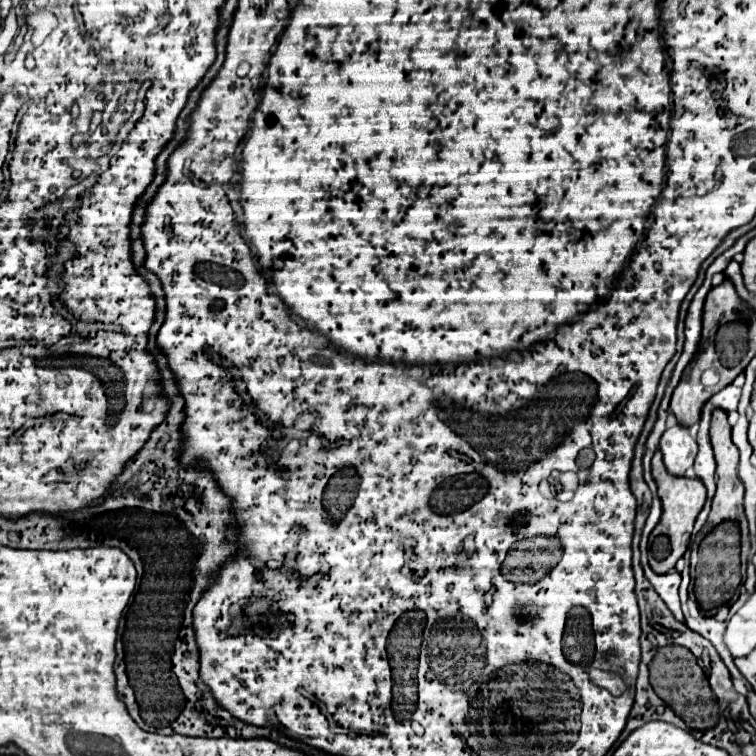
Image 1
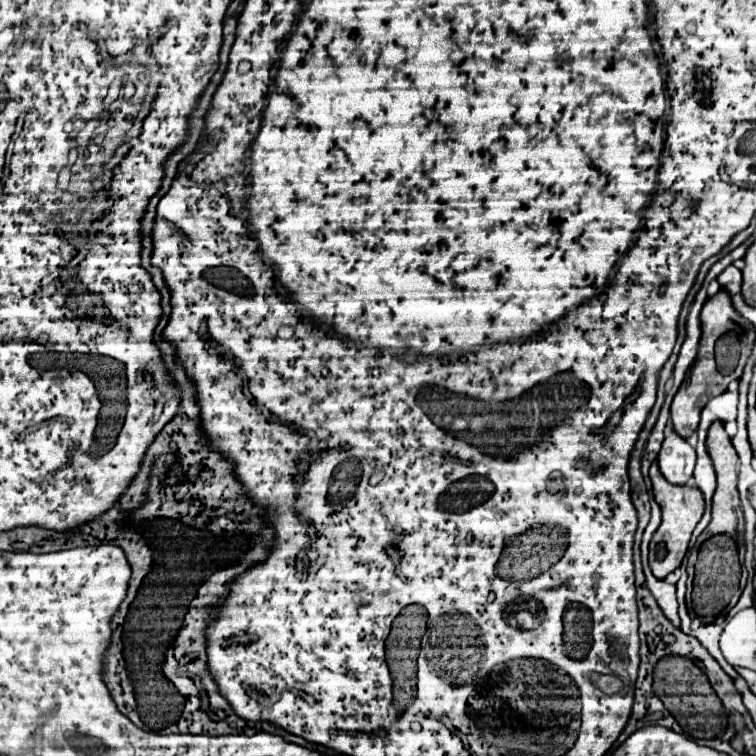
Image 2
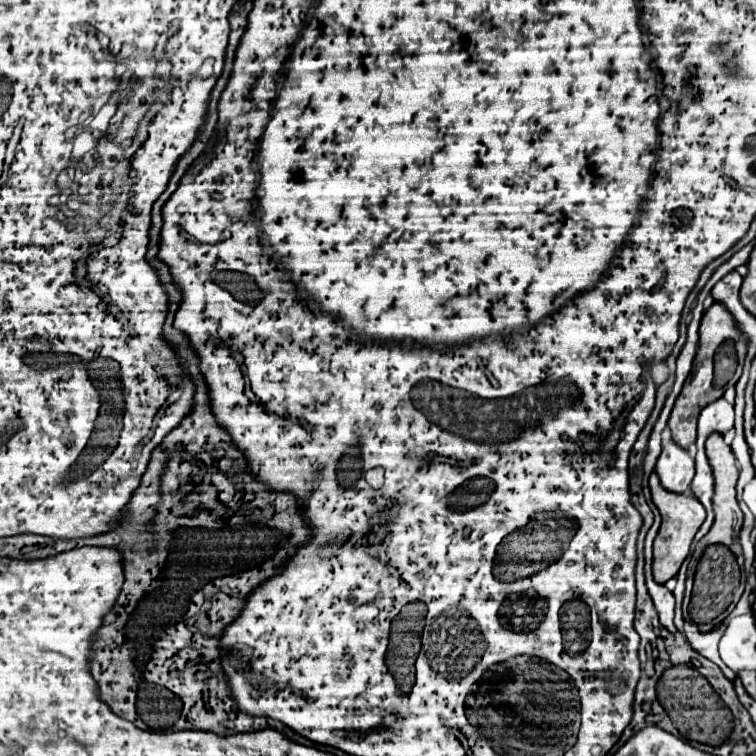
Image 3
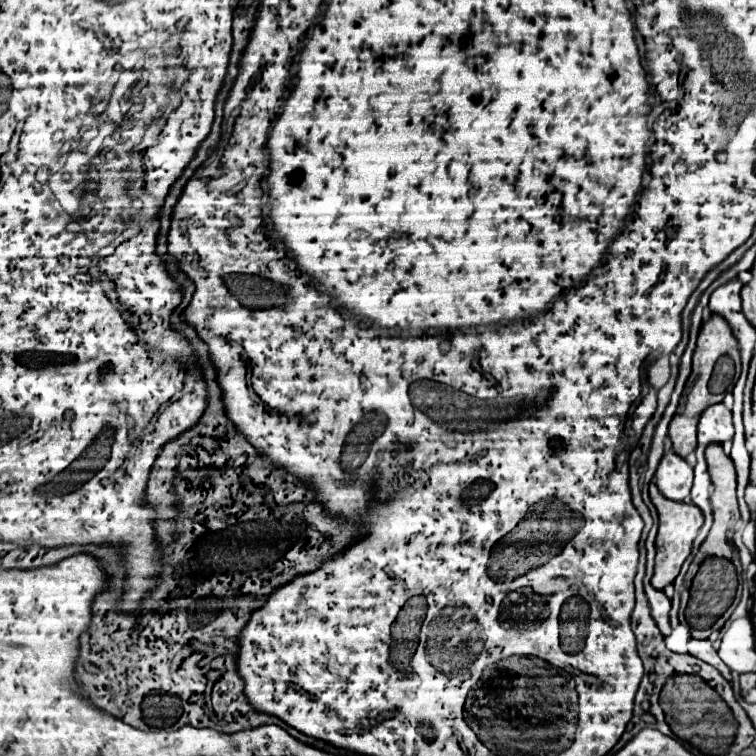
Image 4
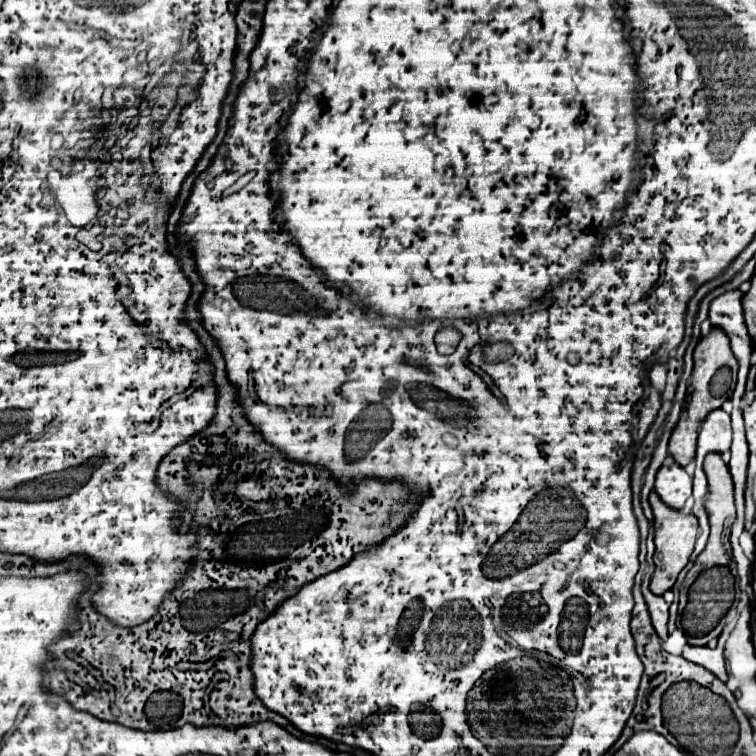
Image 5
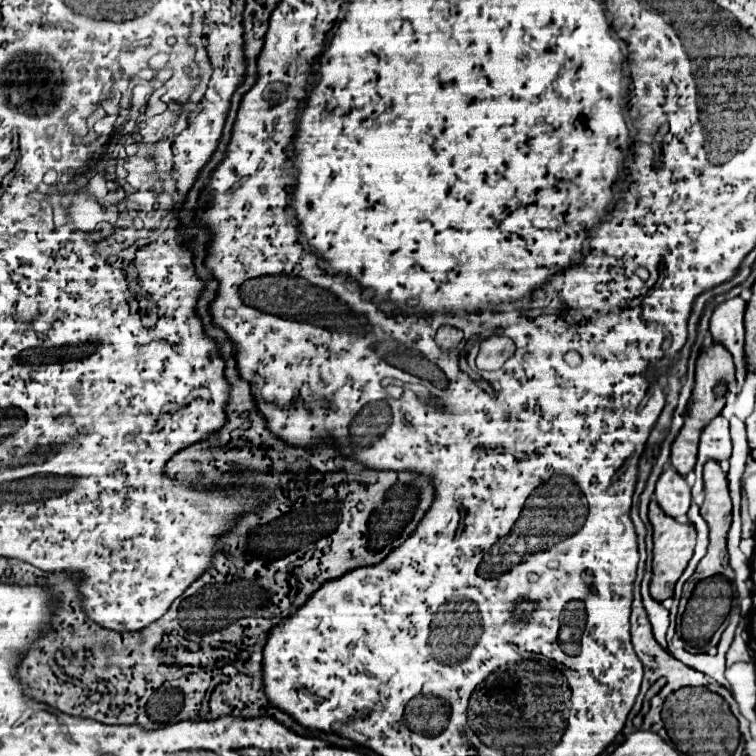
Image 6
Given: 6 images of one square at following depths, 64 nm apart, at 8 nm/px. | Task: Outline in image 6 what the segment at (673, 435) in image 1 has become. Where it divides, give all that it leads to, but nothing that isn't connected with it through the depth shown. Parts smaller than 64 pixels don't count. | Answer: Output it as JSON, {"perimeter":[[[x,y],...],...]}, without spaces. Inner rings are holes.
{"perimeter":[[[668,464],[656,484],[654,500],[660,504],[662,512],[678,518],[684,516],[690,508],[690,488],[686,480]]]}

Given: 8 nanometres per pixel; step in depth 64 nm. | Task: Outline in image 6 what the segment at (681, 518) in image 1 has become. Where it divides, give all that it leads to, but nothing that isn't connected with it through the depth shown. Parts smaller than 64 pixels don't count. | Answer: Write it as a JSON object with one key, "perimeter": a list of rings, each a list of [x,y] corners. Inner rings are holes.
{"perimeter":[[[652,500],[650,502],[650,510],[648,510],[648,518],[652,524],[653,532],[653,560],[652,560],[652,582],[650,582],[650,594],[654,600],[664,602],[666,598],[674,596],[674,586],[678,582],[678,578],[682,576],[682,572],[686,570],[692,554],[694,554],[694,544],[696,544],[696,530],[694,526],[688,524],[680,524],[678,520],[666,516],[660,506]]]}

